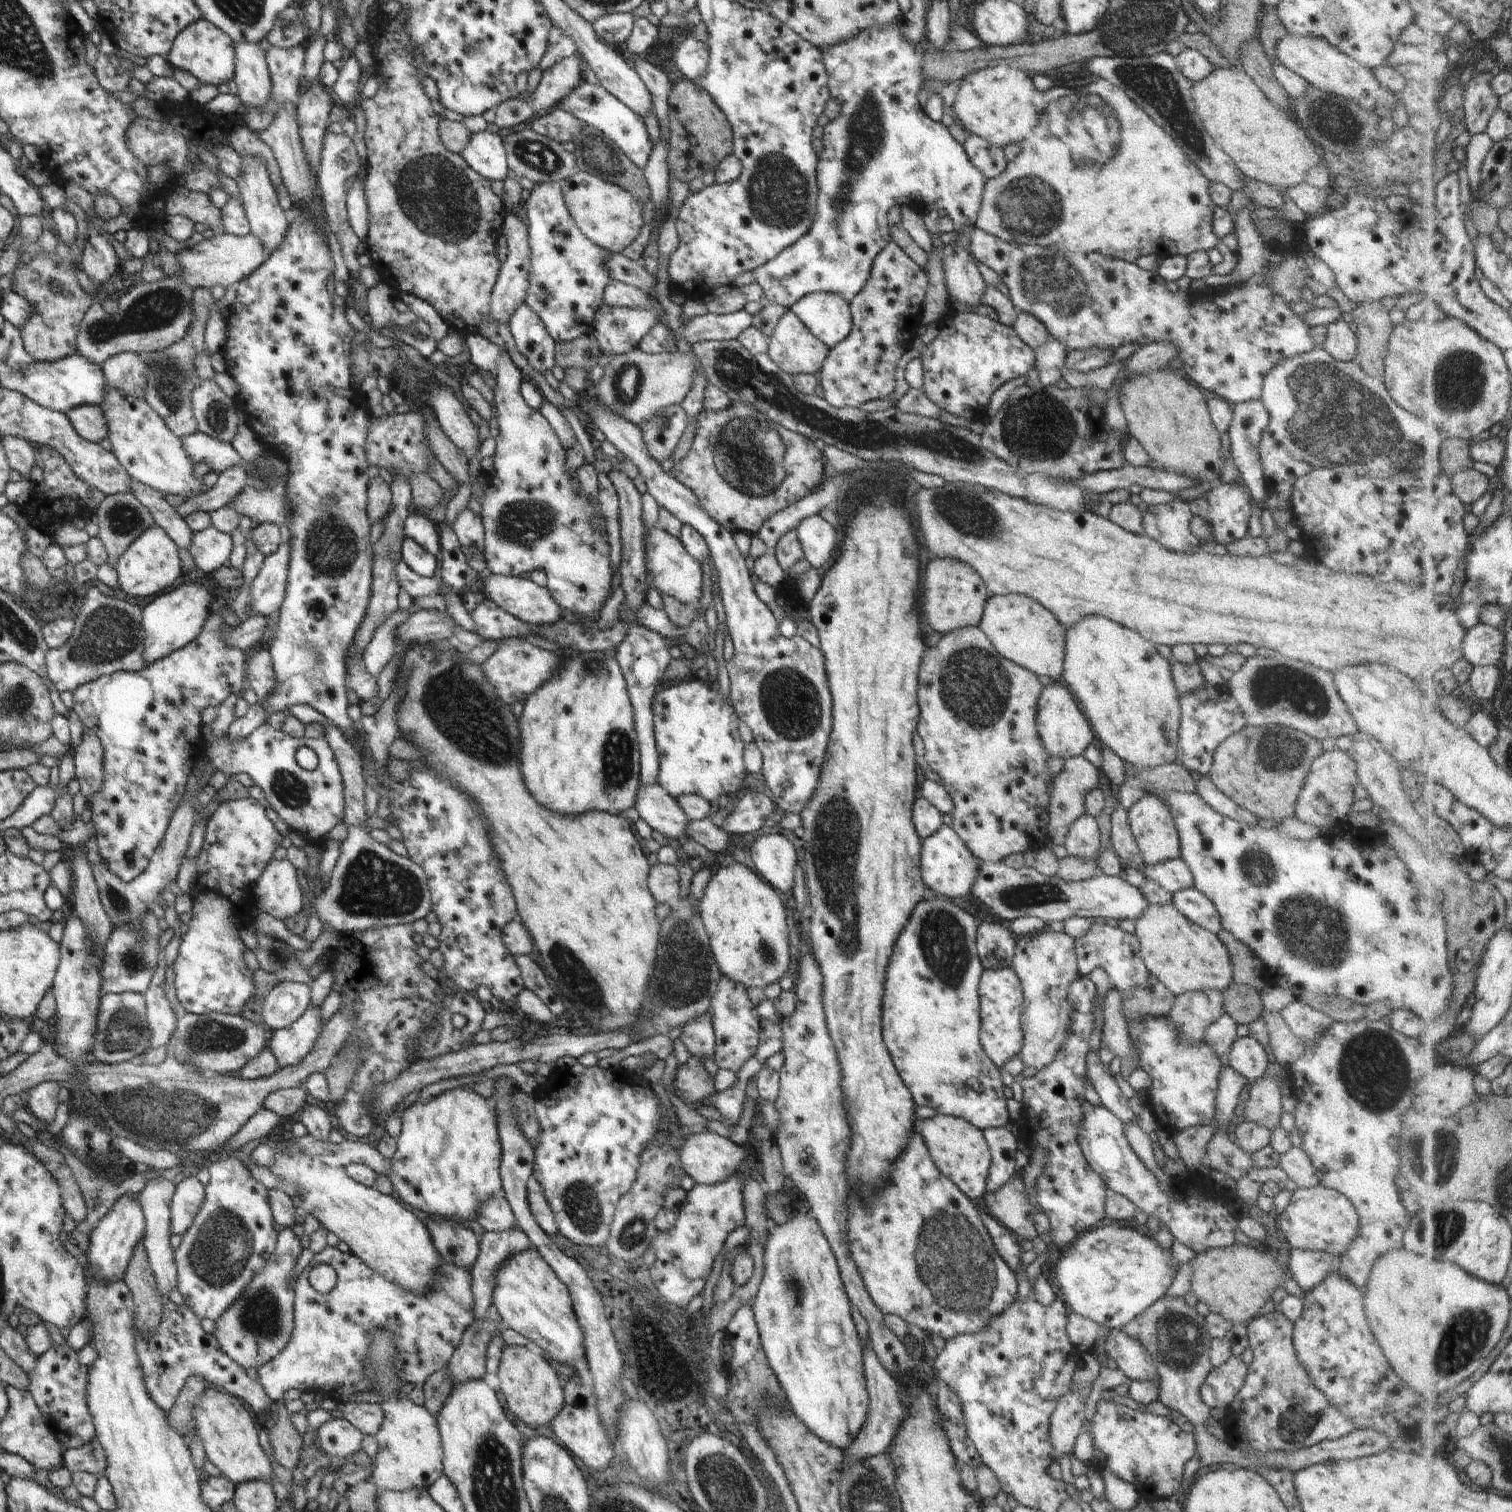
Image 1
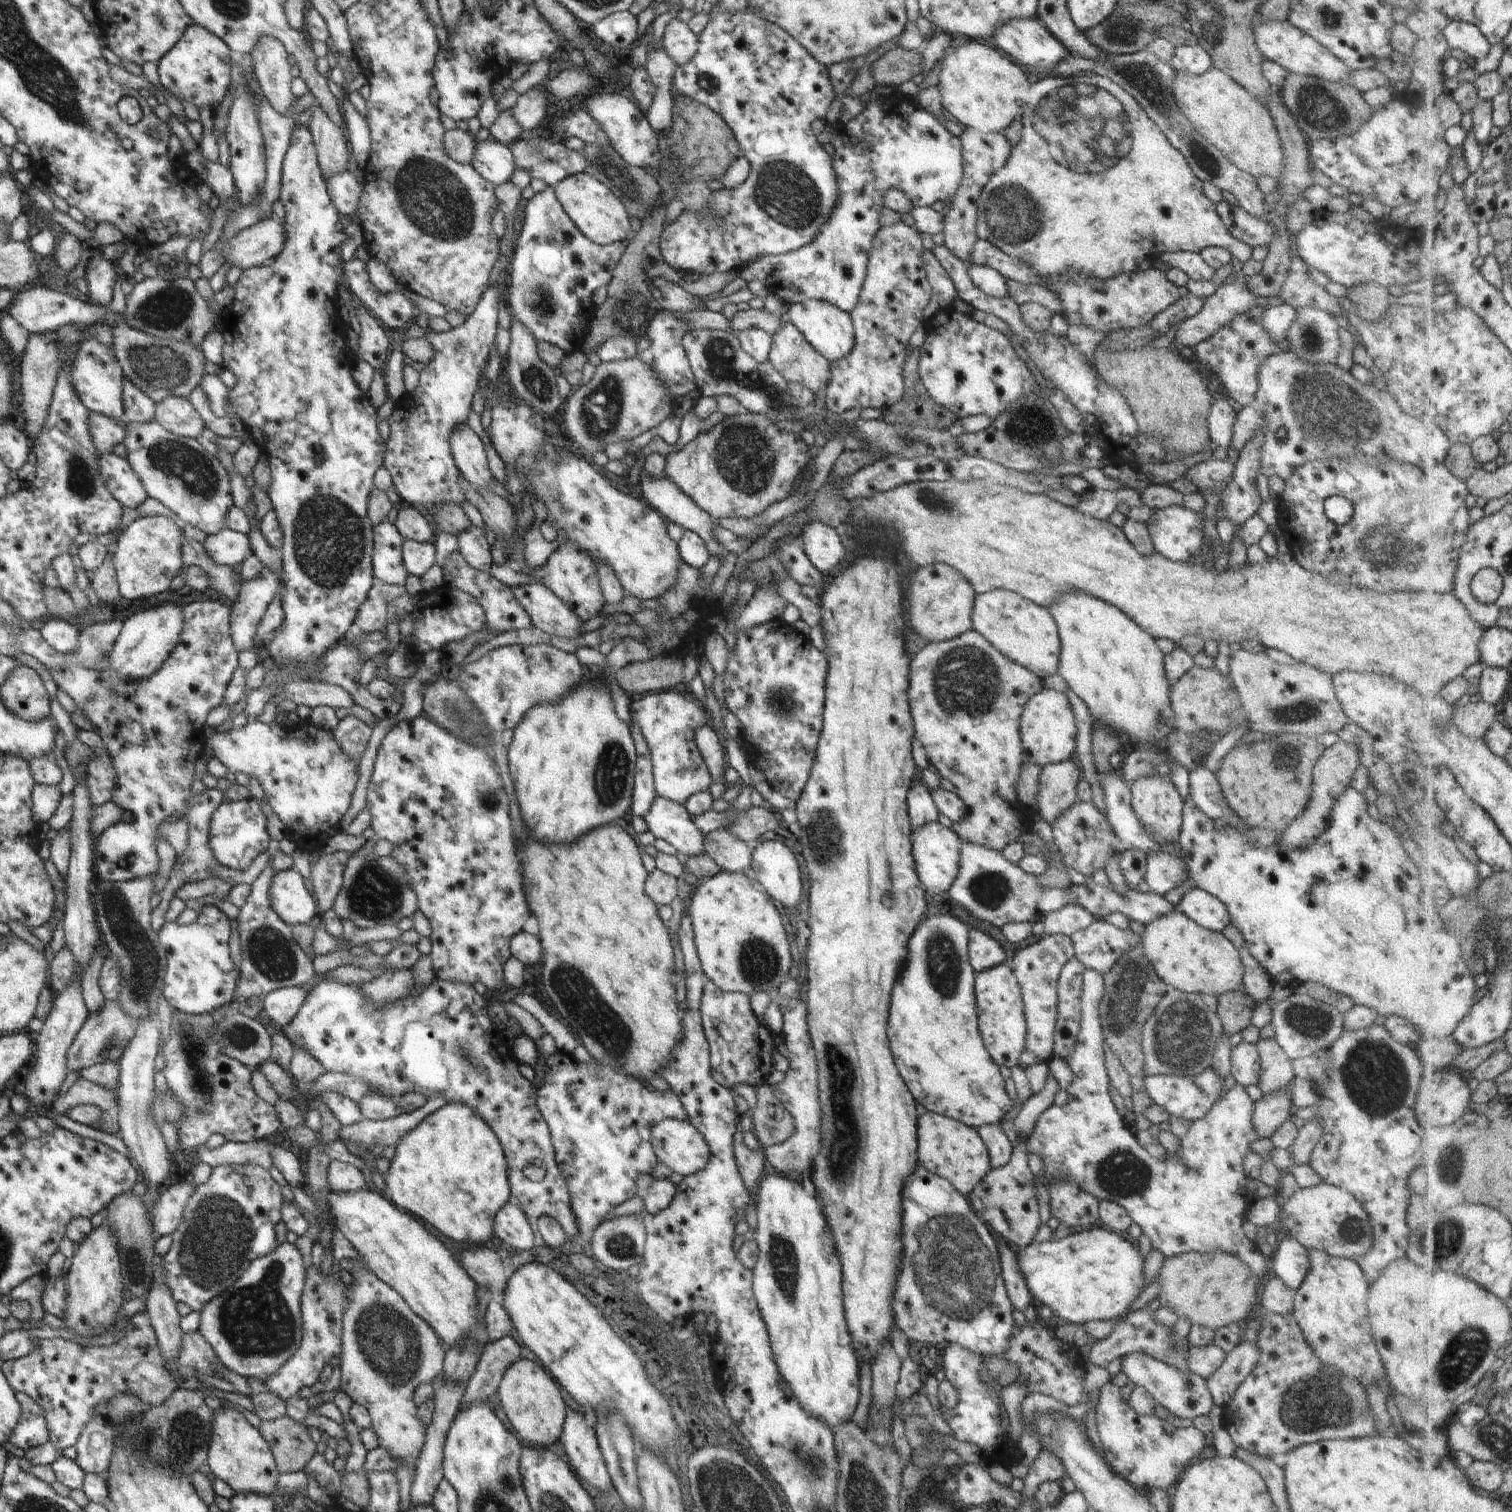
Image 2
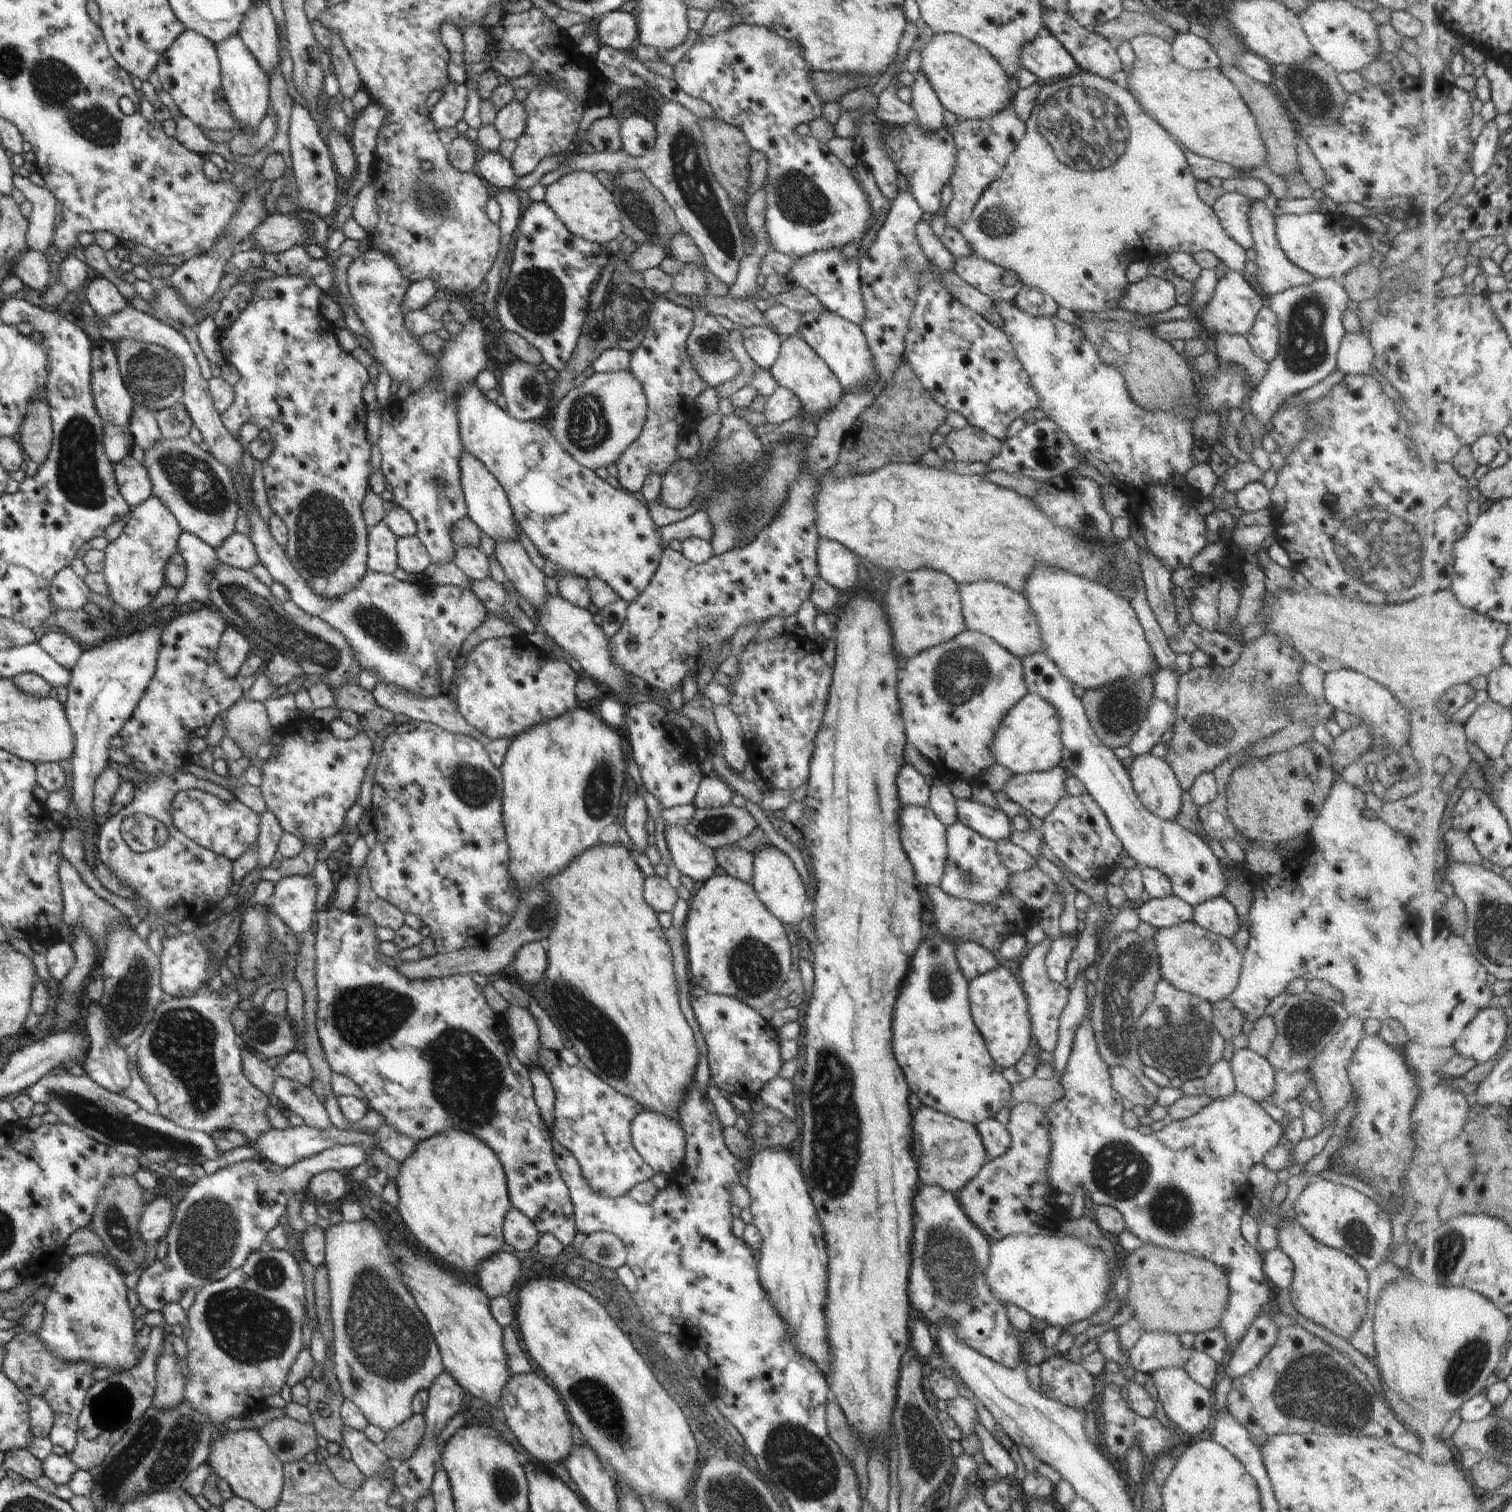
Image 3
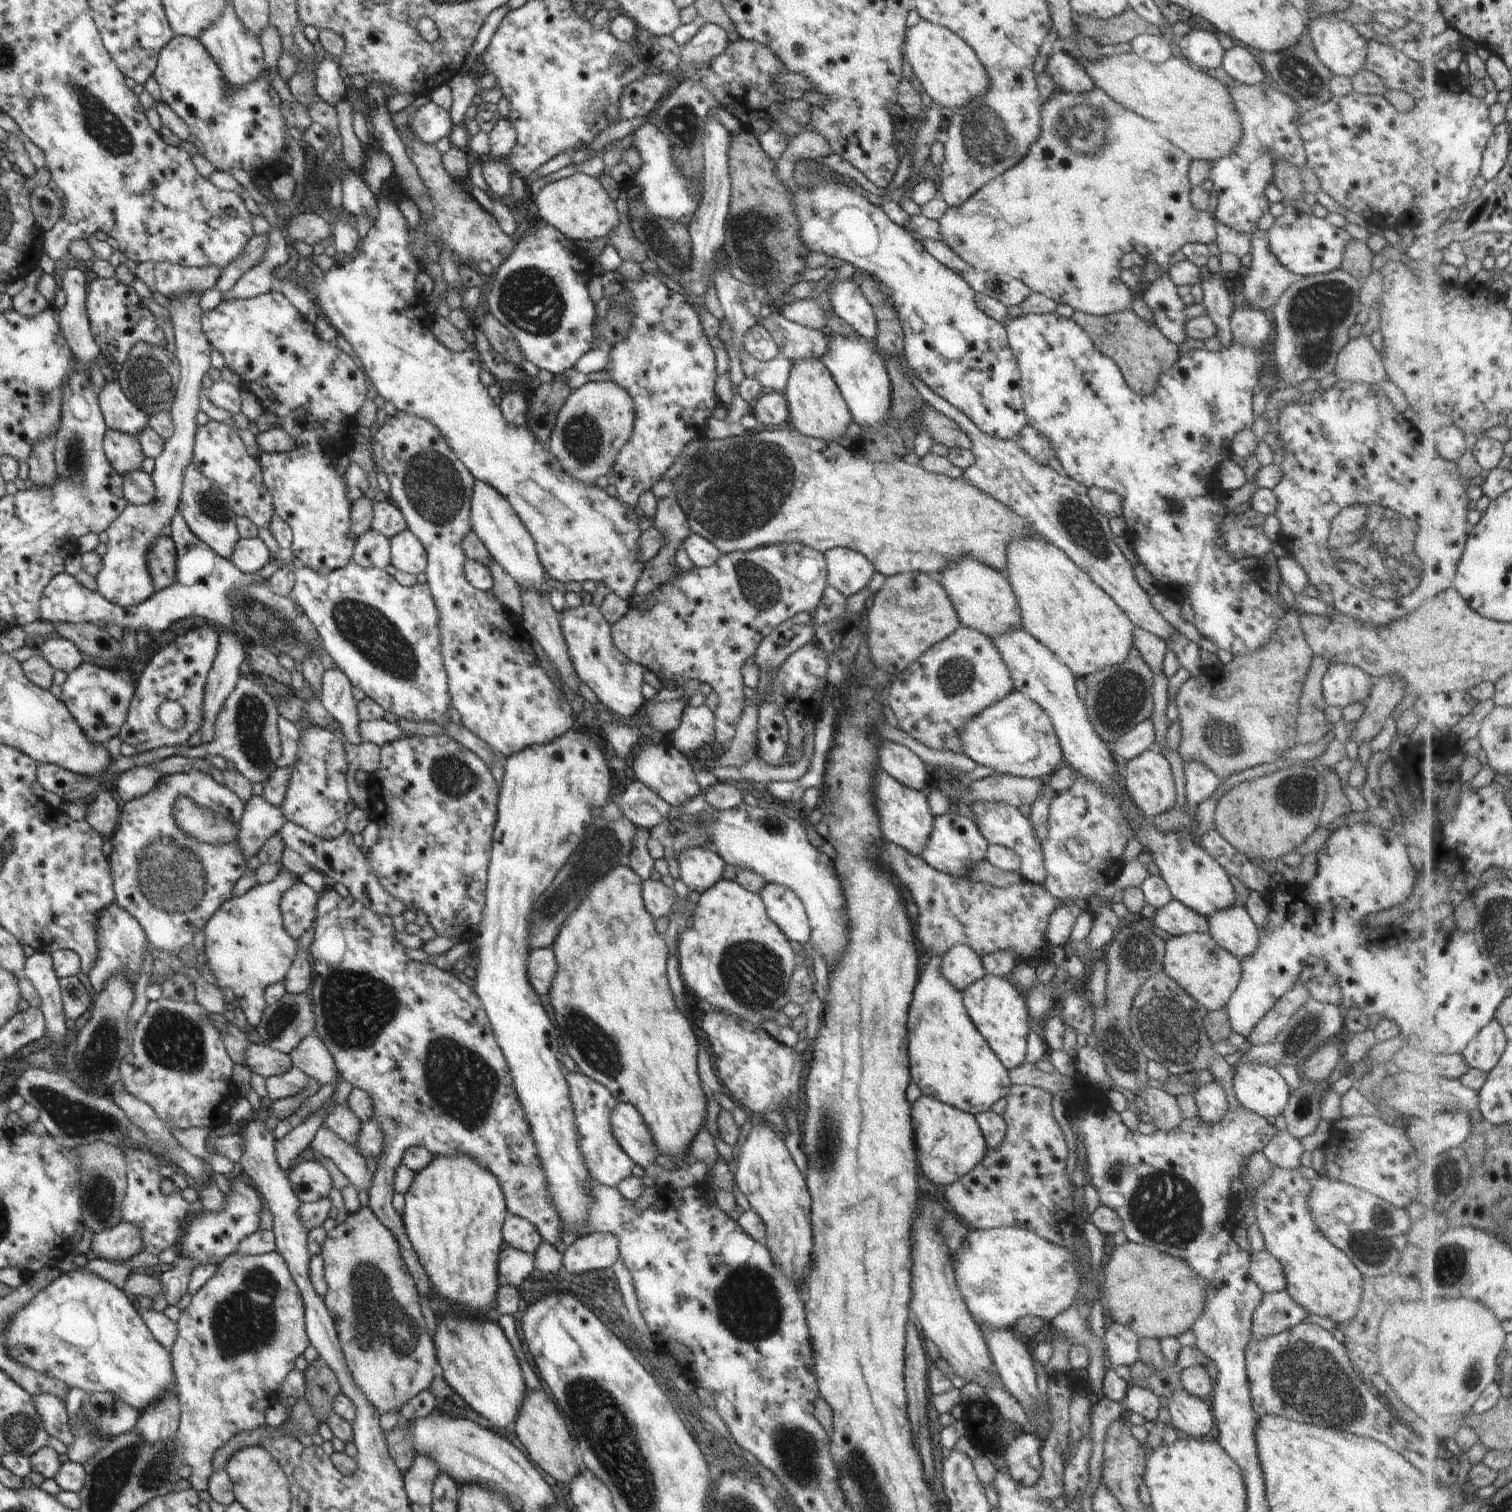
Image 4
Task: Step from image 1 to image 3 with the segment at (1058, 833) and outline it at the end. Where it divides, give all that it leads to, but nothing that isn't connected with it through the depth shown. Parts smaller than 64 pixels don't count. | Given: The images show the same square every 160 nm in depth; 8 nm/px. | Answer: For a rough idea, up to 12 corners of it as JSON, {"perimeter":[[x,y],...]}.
{"perimeter":[[1061,764],[1014,775],[1003,791],[1043,819],[1068,795]]}

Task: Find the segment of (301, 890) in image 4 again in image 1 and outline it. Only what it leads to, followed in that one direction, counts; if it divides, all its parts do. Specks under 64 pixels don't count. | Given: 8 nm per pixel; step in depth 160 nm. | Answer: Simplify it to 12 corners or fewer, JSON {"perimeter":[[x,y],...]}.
{"perimeter":[[272,859],[255,906],[283,921],[303,910],[295,866]]}

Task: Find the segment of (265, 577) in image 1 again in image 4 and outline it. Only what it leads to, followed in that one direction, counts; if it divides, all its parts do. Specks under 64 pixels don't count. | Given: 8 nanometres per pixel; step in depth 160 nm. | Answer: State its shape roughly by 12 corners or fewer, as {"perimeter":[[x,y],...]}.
{"perimeter":[[221,630],[205,686],[202,743],[218,711],[242,676],[244,645]]}

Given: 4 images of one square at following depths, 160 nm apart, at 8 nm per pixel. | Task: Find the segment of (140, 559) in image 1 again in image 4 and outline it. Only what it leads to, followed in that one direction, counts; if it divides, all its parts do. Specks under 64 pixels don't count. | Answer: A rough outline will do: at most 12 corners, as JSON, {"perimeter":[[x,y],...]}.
{"perimeter":[[204,292],[172,295],[180,382],[156,499],[105,530],[97,591],[122,608],[155,592],[147,555],[168,537],[193,458],[211,346]]}

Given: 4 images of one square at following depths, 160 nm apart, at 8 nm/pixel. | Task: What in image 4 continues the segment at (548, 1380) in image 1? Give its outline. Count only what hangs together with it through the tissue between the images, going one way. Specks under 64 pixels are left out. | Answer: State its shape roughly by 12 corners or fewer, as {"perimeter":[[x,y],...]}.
{"perimeter":[[526,1389],[512,1430],[558,1482],[580,1470],[555,1402]]}

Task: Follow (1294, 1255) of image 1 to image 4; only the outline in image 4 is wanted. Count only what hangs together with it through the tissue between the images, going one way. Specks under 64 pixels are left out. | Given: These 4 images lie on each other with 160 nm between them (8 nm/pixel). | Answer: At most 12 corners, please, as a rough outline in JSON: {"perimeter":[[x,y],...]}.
{"perimeter":[[1266,1249],[1249,1271],[1263,1293],[1284,1291],[1282,1264]]}

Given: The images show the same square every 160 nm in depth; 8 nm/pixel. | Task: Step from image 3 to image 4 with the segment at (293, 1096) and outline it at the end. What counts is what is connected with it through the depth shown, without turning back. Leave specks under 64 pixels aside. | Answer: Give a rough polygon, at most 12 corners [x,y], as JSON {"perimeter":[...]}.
{"perimeter":[[332,1129],[310,1146],[332,1160],[356,1189],[369,1191],[365,1160]]}

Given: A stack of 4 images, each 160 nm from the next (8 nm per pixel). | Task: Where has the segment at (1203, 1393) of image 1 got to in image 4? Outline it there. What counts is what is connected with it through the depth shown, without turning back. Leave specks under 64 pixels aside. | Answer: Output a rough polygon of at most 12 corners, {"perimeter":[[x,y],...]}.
{"perimeter":[[1285,1290],[1264,1293],[1252,1339],[1302,1323],[1309,1312]]}

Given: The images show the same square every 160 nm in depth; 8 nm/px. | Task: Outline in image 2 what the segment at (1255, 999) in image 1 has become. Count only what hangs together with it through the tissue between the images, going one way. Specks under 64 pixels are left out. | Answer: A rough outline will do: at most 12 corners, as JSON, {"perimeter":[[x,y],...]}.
{"perimeter":[[1243,989],[1217,998],[1224,1035],[1251,1024],[1254,1000]]}

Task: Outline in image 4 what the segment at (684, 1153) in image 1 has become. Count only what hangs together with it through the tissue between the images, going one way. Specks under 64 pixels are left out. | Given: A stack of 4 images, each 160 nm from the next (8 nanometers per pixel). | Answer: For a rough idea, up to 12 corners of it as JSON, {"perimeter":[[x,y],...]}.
{"perimeter":[[618,1104],[610,1122],[618,1144],[644,1169],[659,1148],[637,1108]]}

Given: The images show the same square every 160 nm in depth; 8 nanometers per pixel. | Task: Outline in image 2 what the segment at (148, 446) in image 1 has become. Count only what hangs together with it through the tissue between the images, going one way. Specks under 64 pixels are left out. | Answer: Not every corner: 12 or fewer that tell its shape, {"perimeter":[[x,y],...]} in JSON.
{"perimeter":[[127,422],[148,497],[206,536],[226,529],[230,479],[196,439]]}

